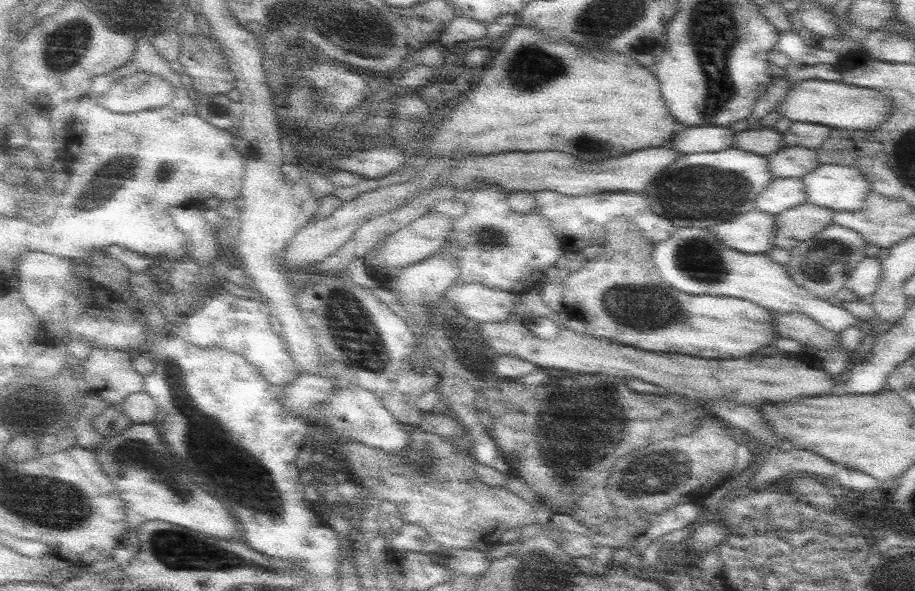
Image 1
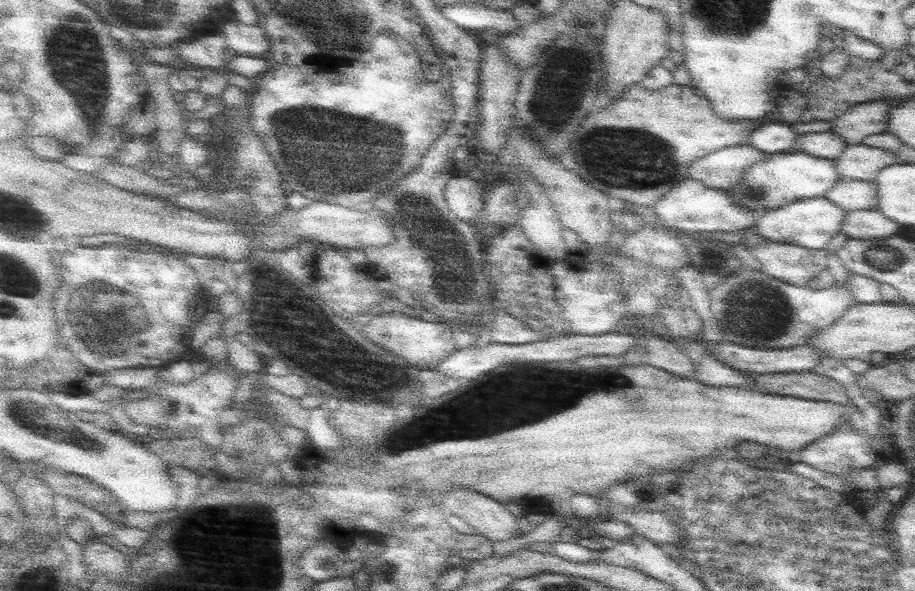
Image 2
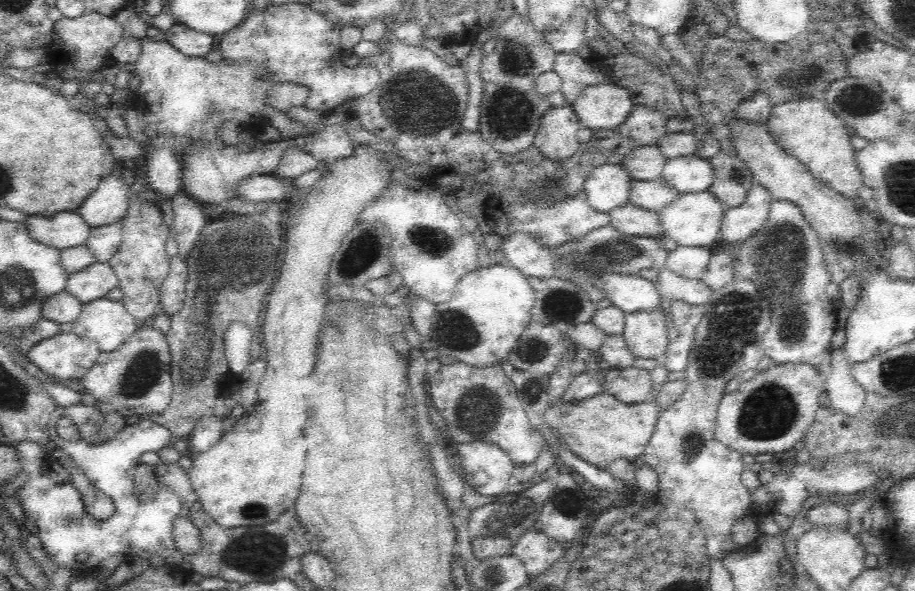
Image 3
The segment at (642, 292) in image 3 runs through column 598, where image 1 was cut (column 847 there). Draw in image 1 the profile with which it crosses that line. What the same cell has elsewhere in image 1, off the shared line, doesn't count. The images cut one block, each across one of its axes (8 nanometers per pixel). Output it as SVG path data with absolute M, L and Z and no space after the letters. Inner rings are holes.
M866 257L852 271L845 286L866 303L873 302L873 294L881 281L883 270L882 261L876 257Z

